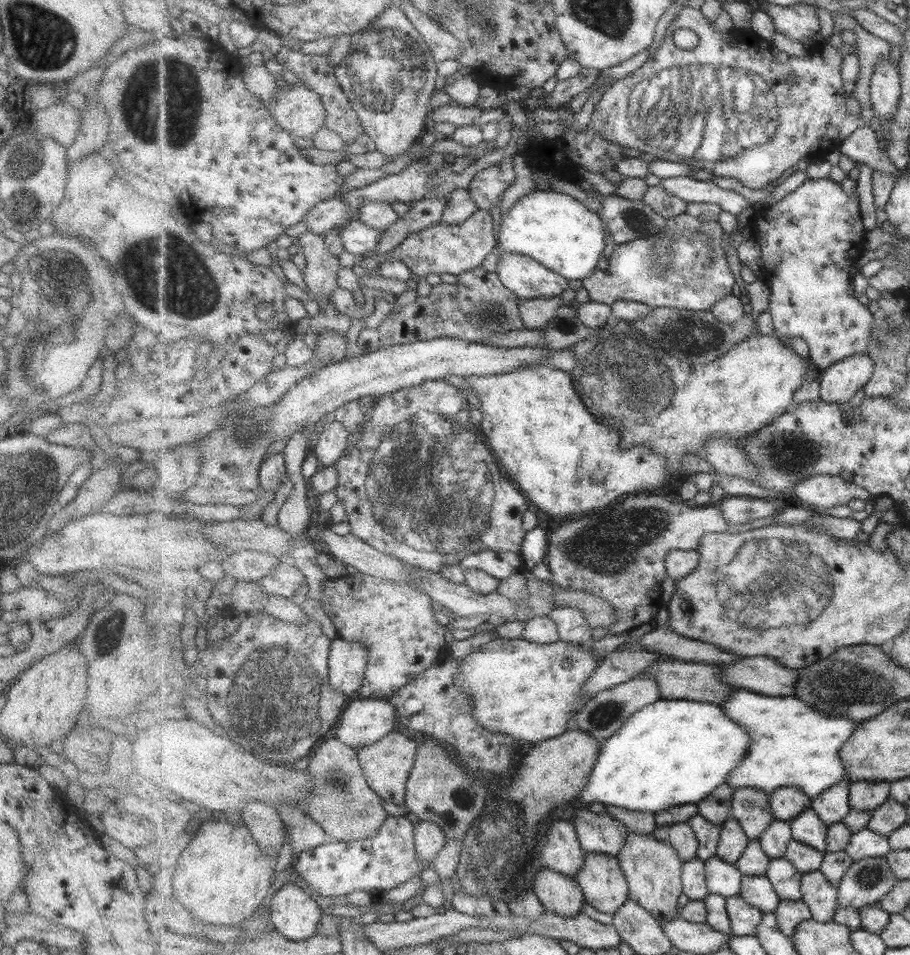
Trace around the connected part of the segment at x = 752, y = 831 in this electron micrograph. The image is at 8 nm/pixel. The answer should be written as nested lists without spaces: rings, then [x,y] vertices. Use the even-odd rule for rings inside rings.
[[[753,787],[734,789],[734,816],[751,839],[759,839],[775,820],[771,798],[766,792]]]

